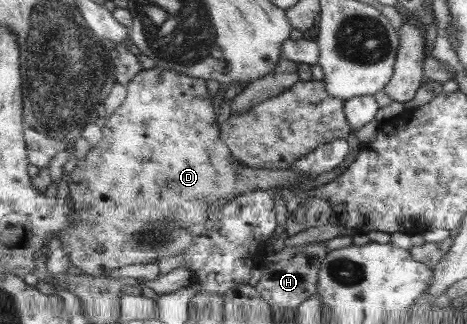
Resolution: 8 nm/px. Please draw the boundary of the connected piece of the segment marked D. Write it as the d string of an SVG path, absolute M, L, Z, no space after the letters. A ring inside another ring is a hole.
M160 67L148 70L141 69L132 76L132 79L125 85L125 98L123 102L110 114L106 116L104 127L101 128L102 137L96 146L90 150L82 160L78 160L76 167L68 174L68 194L66 199L73 205L73 213L70 215L71 225L59 231L56 237L58 247L68 254L71 265L77 267L82 274L94 276L106 276L113 269L130 265L131 263L154 263L160 258L166 259L169 256L180 255L193 244L193 234L189 233L188 227L194 224L202 224L209 220L210 209L229 203L242 193L253 192L254 190L269 190L282 187L287 183L300 183L303 175L292 167L281 170L269 170L262 168L250 168L242 166L229 152L228 146L222 139L218 139L218 127L216 127L216 115L210 107L210 97L204 87L204 80L197 77L190 77L180 72L168 71Z

